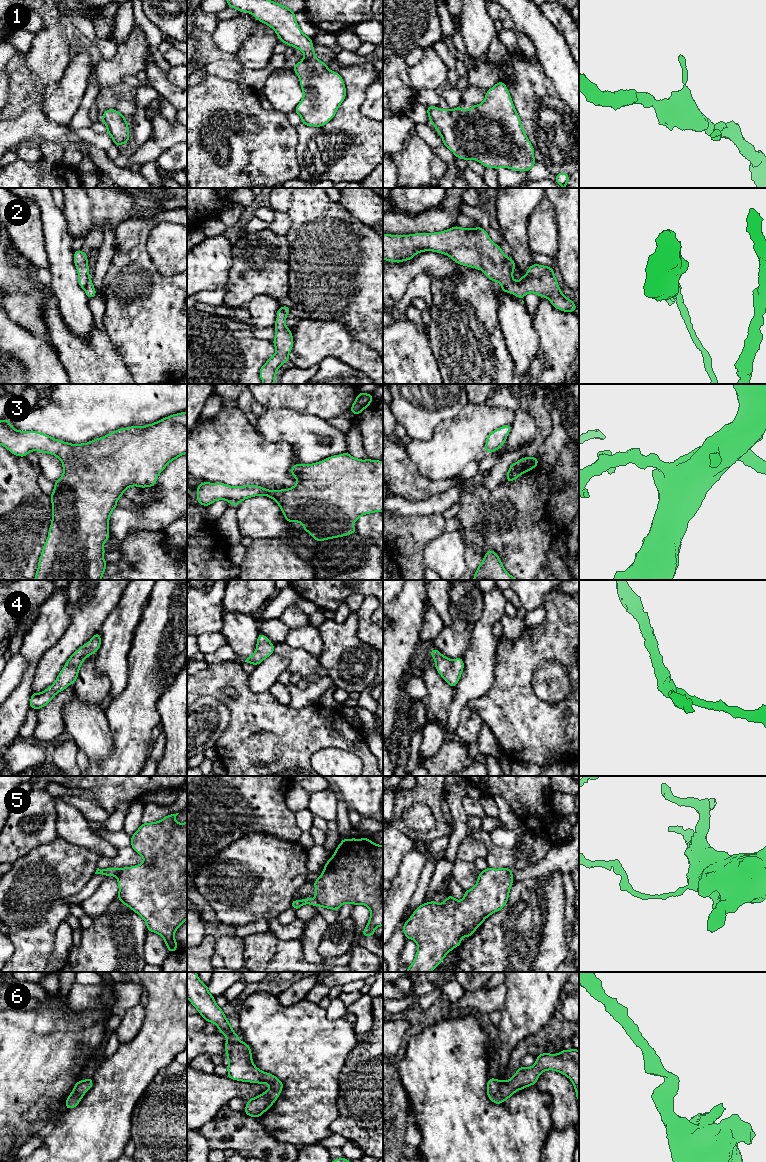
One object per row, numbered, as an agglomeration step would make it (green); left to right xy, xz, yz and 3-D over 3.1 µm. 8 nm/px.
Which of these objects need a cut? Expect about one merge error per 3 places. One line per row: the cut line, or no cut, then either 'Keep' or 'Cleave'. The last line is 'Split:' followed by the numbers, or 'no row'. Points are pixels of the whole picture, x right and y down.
1: No split. Keep
2: Split along xy (90, 279), (84, 289). Cleave
3: No split. Keep
4: No split. Keep
5: Split along xy (120, 869), (115, 875). Cleave
6: No split. Keep
Split: 2, 5

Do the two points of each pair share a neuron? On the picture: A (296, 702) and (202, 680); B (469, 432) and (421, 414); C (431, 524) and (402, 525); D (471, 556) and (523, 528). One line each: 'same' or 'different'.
A: different
B: different
C: same
D: different

